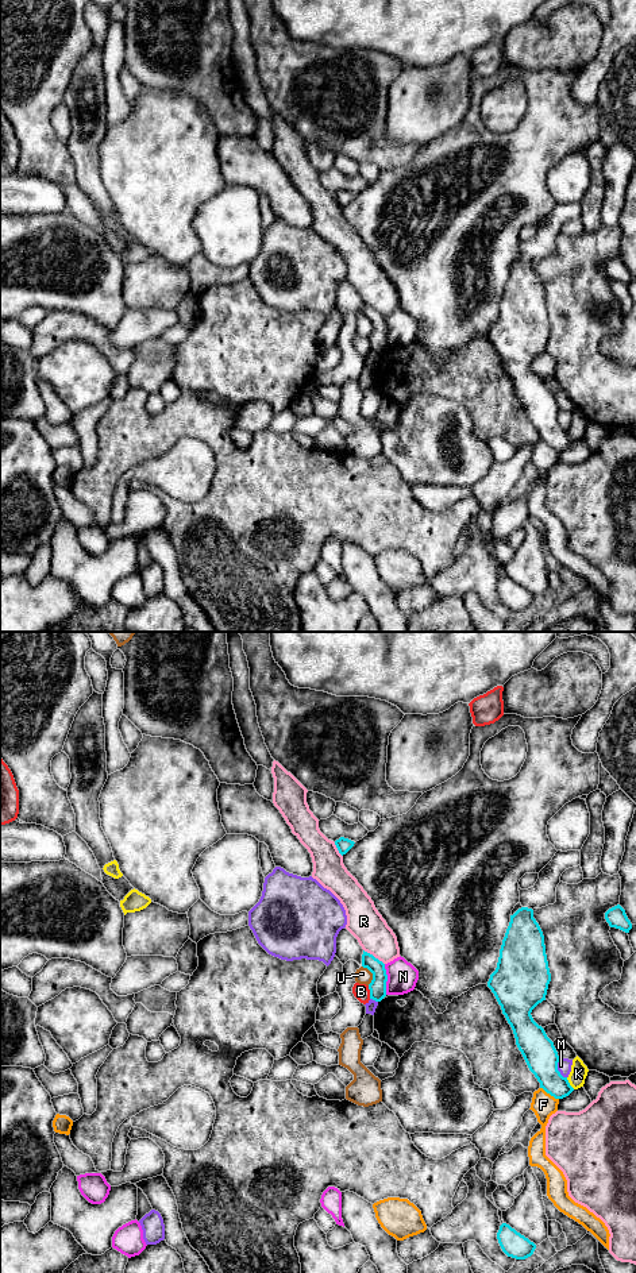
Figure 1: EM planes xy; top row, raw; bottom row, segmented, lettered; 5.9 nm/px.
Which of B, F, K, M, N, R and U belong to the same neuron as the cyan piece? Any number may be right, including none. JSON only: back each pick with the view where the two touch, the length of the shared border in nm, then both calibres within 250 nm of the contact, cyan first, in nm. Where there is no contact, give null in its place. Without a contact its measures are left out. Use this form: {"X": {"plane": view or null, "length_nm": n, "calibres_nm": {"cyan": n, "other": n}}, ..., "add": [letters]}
{"add": []}

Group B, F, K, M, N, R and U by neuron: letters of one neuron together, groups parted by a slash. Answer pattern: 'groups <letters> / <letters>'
groups B / F / K / M / N / R / U

